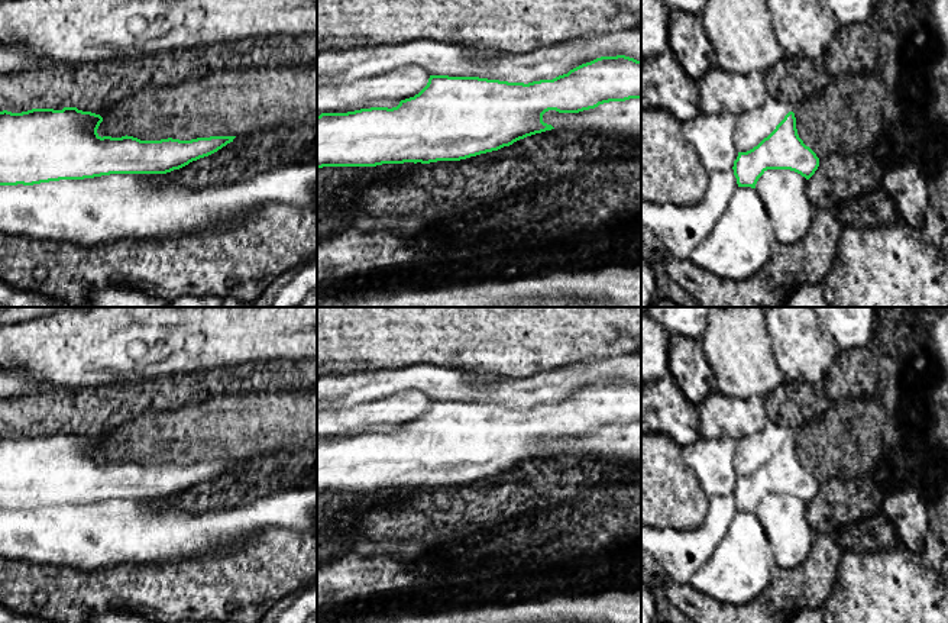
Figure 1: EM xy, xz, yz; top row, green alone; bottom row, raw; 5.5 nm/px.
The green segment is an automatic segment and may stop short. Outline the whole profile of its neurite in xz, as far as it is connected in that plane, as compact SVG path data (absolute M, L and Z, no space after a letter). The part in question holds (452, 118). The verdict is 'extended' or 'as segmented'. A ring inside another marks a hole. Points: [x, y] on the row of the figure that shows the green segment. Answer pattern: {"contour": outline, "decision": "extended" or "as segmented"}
{"contour": "M625 55L601 57L553 80L540 80L528 84L479 77L430 75L427 85L418 94L401 100L397 107L371 107L317 116L317 168L460 161L498 151L527 136L554 129L543 122L543 114L549 110L579 113L604 103L630 99L641 99L641 61Z", "decision": "as segmented"}

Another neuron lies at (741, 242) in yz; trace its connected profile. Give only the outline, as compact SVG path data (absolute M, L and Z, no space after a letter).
M737 187L721 219L696 246L690 261L721 278L747 280L767 265L776 243L757 190Z

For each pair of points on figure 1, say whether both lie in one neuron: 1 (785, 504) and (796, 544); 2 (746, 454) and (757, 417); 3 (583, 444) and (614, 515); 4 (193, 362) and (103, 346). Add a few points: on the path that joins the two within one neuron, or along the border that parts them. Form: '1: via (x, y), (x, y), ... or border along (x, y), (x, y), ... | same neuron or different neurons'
1: via (785, 515), (789, 533) | same neuron
2: border along (769, 420), (759, 431), (738, 441) | different neurons
3: border along (555, 452), (594, 454), (604, 461) | different neurons
4: via (171, 362), (125, 364) | same neuron

